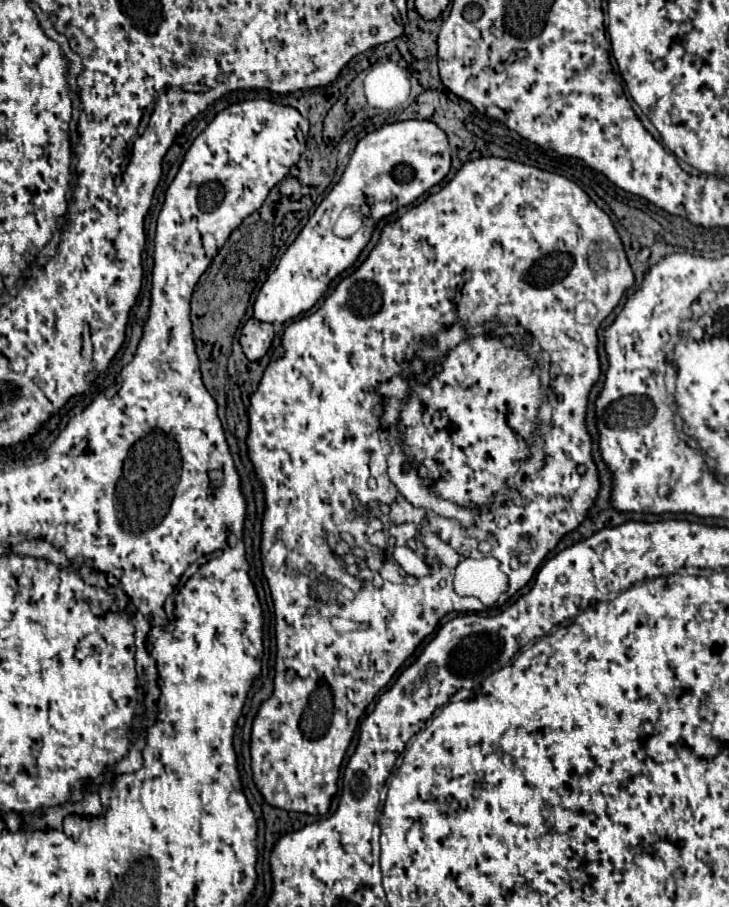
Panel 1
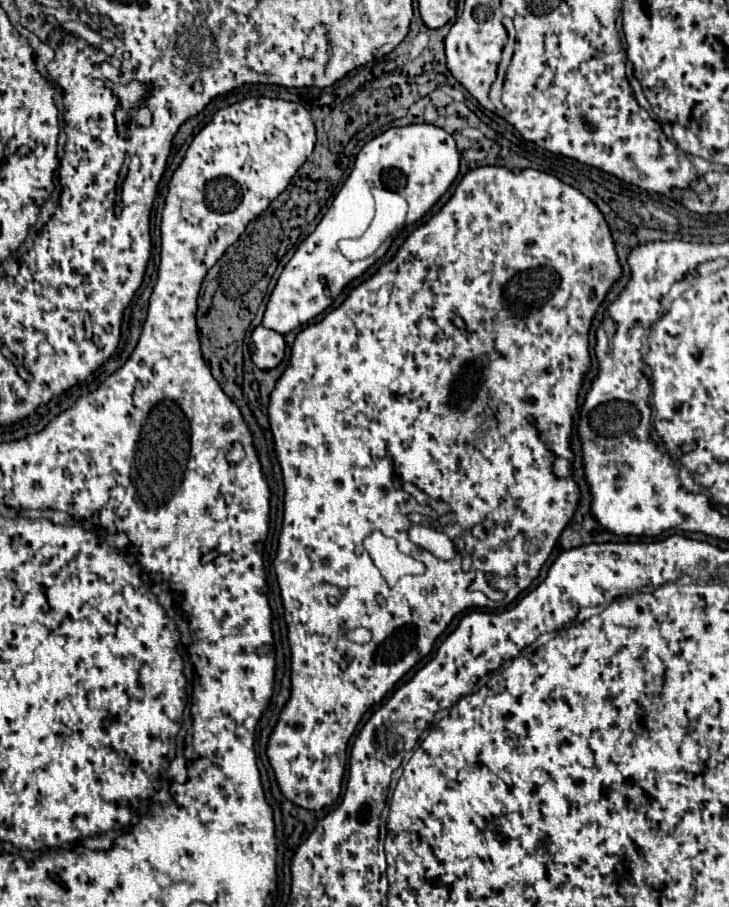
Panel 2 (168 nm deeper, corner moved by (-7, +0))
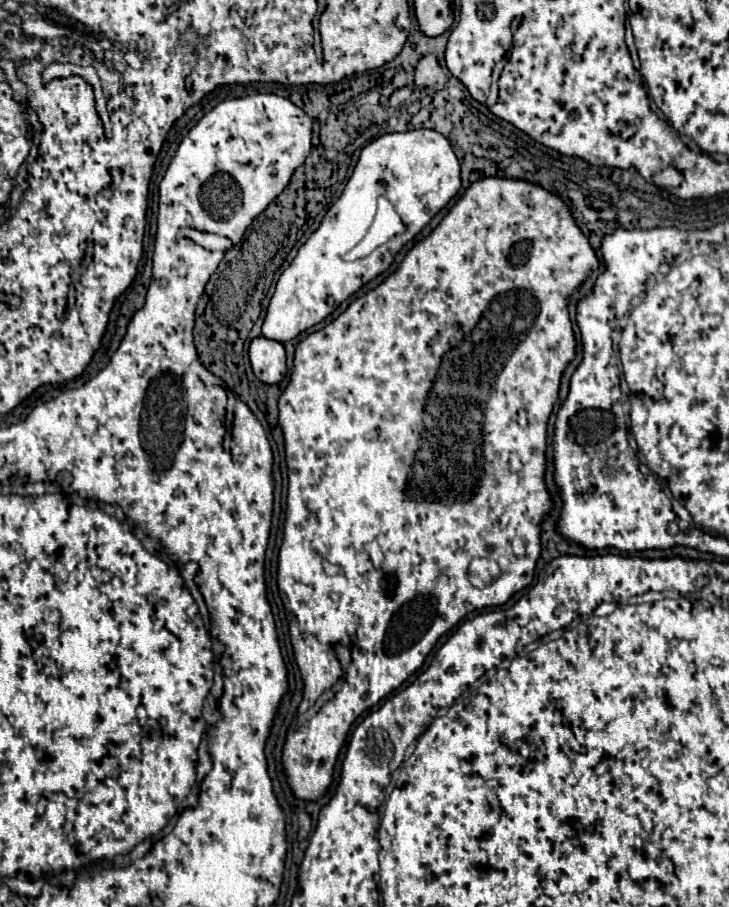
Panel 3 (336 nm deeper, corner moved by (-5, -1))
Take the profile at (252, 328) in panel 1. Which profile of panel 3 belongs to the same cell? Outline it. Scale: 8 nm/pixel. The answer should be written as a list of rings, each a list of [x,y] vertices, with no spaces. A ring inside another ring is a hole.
[[[257,336],[249,346],[249,360],[255,376],[265,384],[277,384],[287,372],[285,348],[277,340]]]

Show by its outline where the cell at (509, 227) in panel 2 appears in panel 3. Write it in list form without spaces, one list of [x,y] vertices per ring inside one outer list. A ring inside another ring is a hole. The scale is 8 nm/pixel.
[[[487,176],[473,182],[465,190],[465,194],[455,202],[455,206],[447,212],[439,226],[405,254],[401,266],[391,276],[387,276],[365,296],[355,298],[347,306],[347,310],[331,320],[323,330],[311,332],[297,344],[289,384],[279,396],[279,424],[285,438],[289,490],[277,584],[289,621],[289,636],[295,660],[305,684],[303,700],[287,730],[281,756],[287,784],[299,800],[315,802],[329,790],[333,782],[333,768],[351,724],[389,692],[397,690],[413,672],[417,672],[439,636],[449,632],[465,614],[479,608],[501,606],[515,592],[527,588],[533,582],[535,564],[541,556],[541,522],[553,510],[553,498],[545,486],[547,422],[559,400],[561,376],[577,352],[577,340],[569,318],[569,300],[591,274],[591,270],[597,270],[599,266],[601,262],[591,248],[589,238],[583,234],[571,208],[561,196],[527,180]],[[521,408],[527,414],[527,428],[519,424]],[[471,480],[475,480],[475,486],[473,490],[469,490],[467,498],[447,492],[457,488],[465,490],[465,484],[469,484]],[[371,534],[381,544],[387,556],[381,568],[381,576],[361,552],[361,548],[371,542]],[[473,558],[495,560],[501,568],[499,578],[485,584],[483,588],[475,588],[469,582],[467,574],[469,562]],[[323,560],[339,564],[343,568],[343,574],[325,574]],[[333,644],[345,644],[351,650],[351,664],[347,670],[343,670],[343,674],[339,674],[341,664],[331,650]]]

